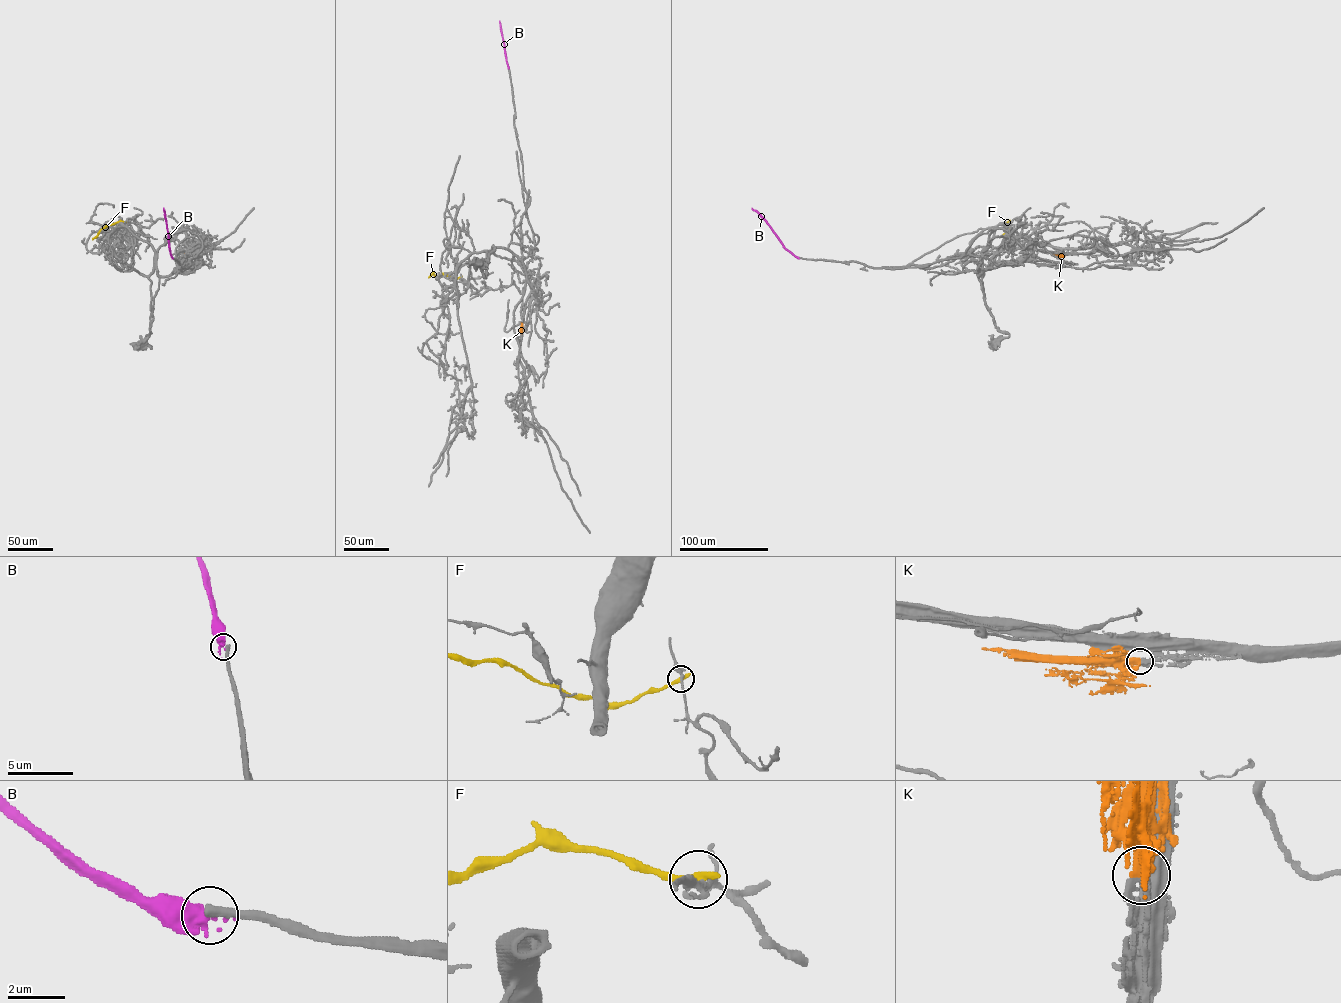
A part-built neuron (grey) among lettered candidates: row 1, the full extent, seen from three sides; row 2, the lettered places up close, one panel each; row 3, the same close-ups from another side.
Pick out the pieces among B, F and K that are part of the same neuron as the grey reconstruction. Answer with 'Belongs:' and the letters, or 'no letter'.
Belongs: no letter

